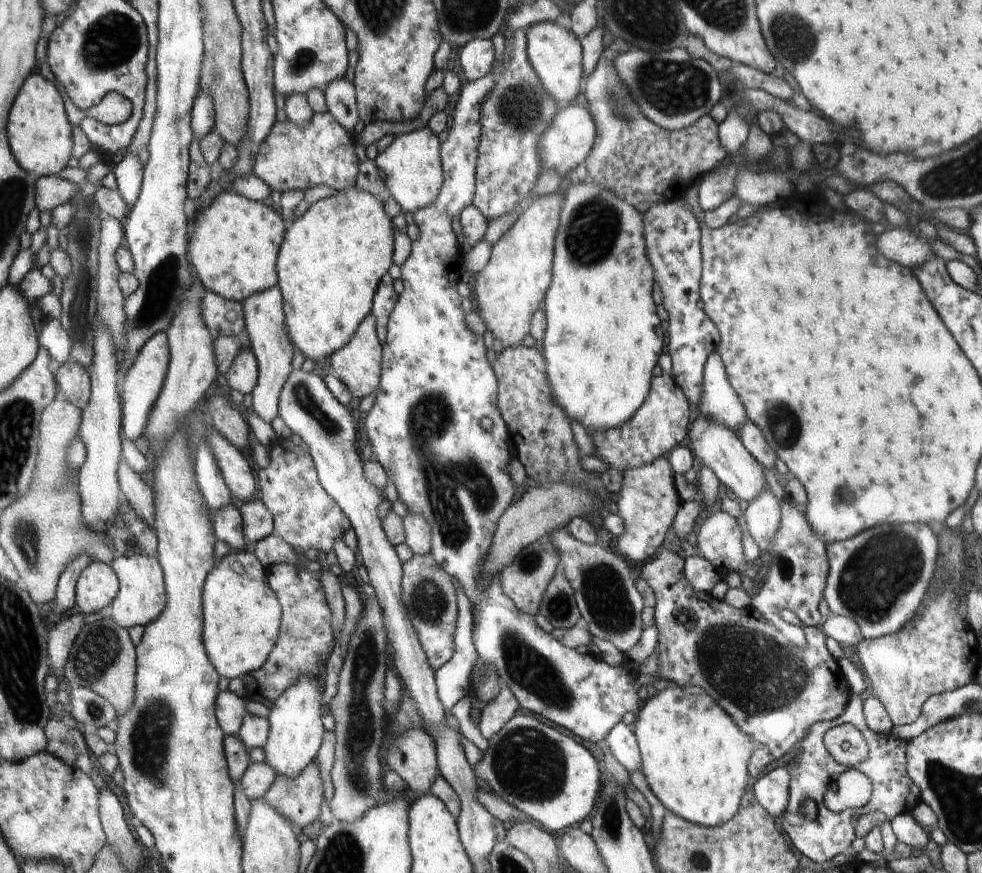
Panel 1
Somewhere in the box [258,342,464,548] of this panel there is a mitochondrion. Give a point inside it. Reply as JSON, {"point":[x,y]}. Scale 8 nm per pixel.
{"point":[304,398]}

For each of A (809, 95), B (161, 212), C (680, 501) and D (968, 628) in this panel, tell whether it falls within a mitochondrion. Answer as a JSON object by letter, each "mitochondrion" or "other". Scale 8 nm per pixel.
{"A":"other","B":"other","C":"other","D":"other"}

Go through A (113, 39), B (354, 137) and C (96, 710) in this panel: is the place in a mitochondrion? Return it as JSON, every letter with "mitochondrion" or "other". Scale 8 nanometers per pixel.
{"A":"mitochondrion","B":"other","C":"mitochondrion"}

